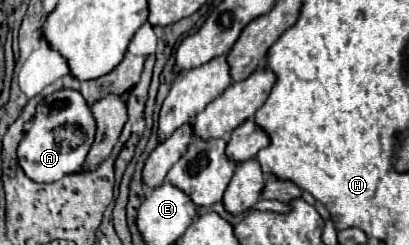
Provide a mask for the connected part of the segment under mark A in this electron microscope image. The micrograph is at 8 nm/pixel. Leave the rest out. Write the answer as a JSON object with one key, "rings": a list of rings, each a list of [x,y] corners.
{"rings":[[[57,90],[37,104],[31,126],[17,148],[17,158],[25,176],[33,182],[55,182],[81,170],[93,136],[95,124],[85,98],[77,90]]]}

